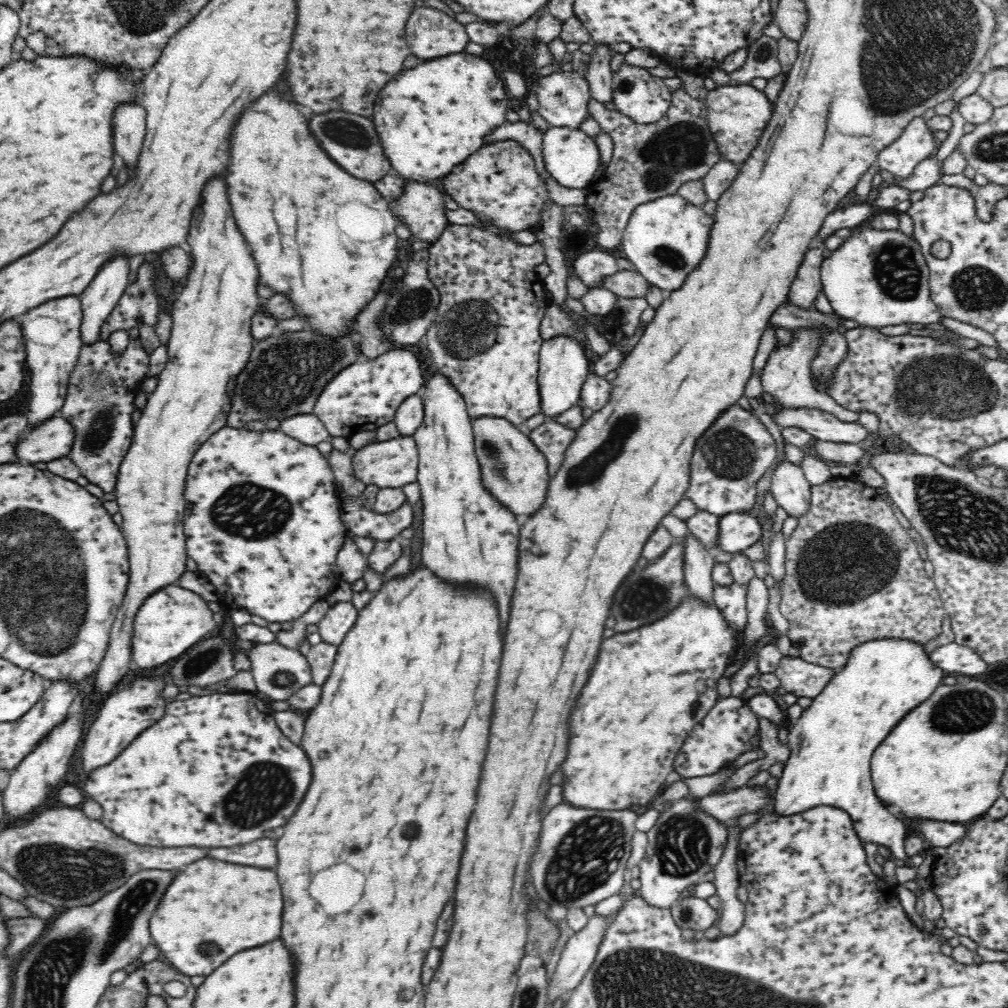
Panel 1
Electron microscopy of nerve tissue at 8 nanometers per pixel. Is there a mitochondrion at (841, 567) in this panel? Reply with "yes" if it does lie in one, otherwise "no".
yes

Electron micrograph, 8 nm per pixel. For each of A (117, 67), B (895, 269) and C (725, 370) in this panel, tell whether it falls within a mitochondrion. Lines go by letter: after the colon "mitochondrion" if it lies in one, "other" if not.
A: other
B: mitochondrion
C: other

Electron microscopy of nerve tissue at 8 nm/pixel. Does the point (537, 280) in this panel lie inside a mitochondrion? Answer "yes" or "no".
no

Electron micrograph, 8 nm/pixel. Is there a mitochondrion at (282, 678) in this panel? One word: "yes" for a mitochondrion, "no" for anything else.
yes

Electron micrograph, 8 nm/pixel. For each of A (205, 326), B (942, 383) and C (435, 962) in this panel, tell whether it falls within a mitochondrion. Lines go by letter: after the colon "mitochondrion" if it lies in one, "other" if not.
A: other
B: mitochondrion
C: other

